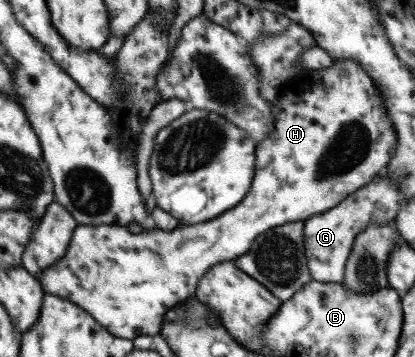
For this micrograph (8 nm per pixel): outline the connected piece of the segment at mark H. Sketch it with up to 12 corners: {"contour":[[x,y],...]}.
{"contour":[[358,62],[271,102],[235,208],[77,225],[37,277],[112,336],[158,335],[213,265],[325,213],[396,143]]}

